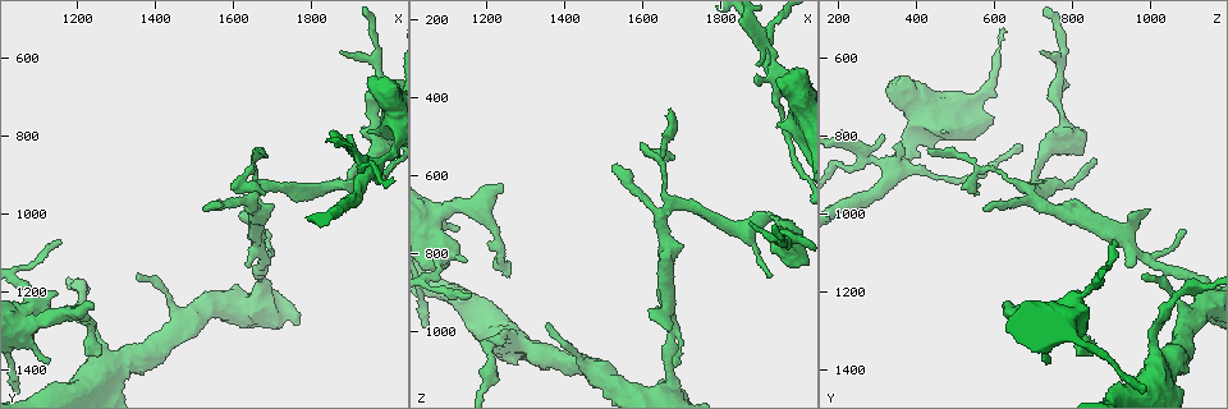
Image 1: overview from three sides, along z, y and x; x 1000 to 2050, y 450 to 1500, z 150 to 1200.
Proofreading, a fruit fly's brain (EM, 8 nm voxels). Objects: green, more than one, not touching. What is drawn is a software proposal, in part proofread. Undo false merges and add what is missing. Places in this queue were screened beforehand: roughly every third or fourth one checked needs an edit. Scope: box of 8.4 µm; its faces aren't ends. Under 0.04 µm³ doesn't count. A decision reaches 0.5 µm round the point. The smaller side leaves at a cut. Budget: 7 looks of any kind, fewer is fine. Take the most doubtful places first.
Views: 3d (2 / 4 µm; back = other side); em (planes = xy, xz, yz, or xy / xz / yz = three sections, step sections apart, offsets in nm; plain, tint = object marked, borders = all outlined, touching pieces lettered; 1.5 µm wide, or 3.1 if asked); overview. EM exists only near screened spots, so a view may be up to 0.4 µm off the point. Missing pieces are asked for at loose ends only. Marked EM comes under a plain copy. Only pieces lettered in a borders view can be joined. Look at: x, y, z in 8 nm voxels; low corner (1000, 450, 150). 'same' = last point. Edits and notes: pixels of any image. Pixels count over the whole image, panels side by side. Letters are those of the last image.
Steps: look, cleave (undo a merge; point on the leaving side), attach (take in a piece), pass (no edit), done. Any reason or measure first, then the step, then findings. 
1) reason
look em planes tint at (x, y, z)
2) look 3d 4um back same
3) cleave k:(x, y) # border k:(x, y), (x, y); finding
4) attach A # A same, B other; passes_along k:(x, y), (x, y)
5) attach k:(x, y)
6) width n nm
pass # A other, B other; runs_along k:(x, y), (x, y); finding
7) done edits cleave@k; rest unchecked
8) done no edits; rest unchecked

an open end
look 3d 4um at (1240, 1235, 640)

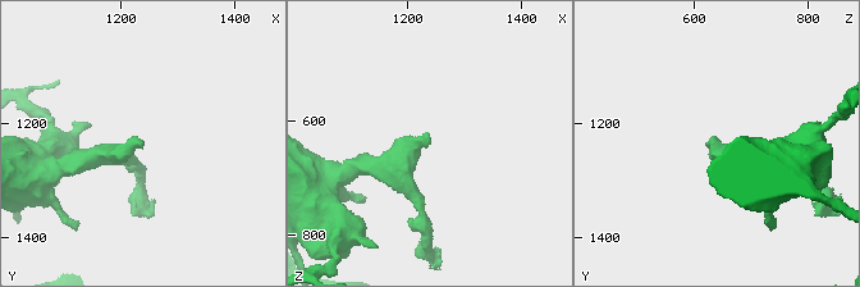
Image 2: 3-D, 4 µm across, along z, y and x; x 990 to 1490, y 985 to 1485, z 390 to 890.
look em planes borders at (1245, 1235, 645)

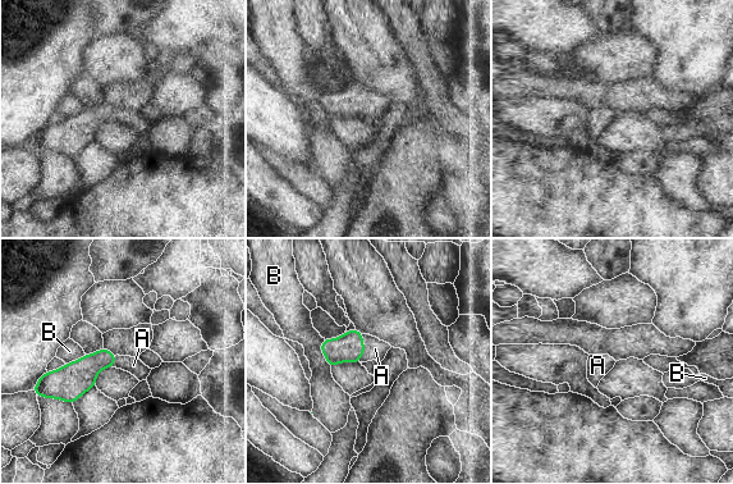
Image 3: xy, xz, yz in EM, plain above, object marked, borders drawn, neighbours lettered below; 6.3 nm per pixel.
attach A # A same, B other; the neuron continues

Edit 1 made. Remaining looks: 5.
calibre changes
look em yz step 8 tint at (1665, 935, 685)

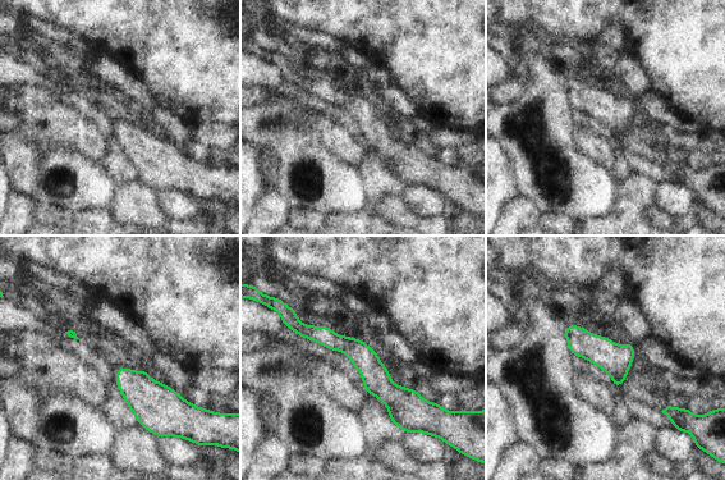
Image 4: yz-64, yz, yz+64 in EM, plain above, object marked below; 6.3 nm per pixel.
look em planes tint same

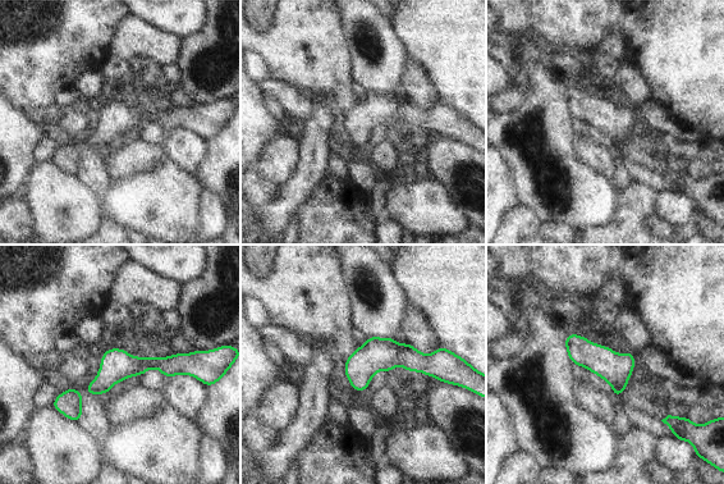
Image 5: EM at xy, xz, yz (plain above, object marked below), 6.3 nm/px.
see the neighbours
look em planes borders same

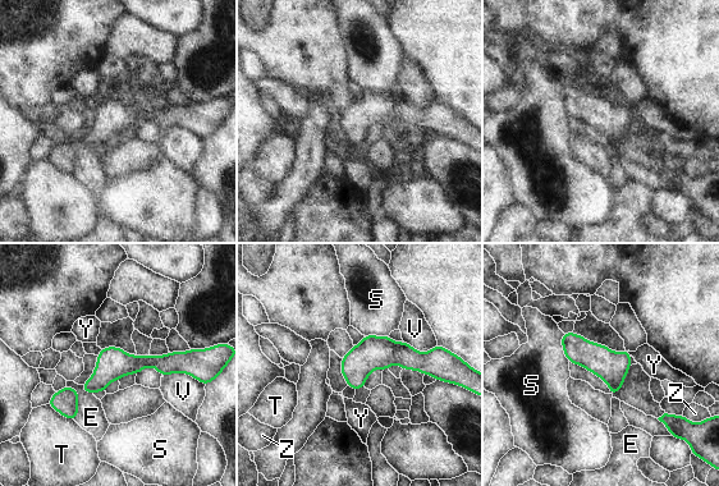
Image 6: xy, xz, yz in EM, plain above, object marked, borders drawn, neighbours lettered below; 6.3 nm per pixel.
longest_contact V 240 nm
pass # E other, S other, T other, V other, Y other, Z other; runs_along 6:(191, 360), (115, 363), (86, 385); all the same neuron

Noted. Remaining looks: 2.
done edits attach@3; rest unchecked

